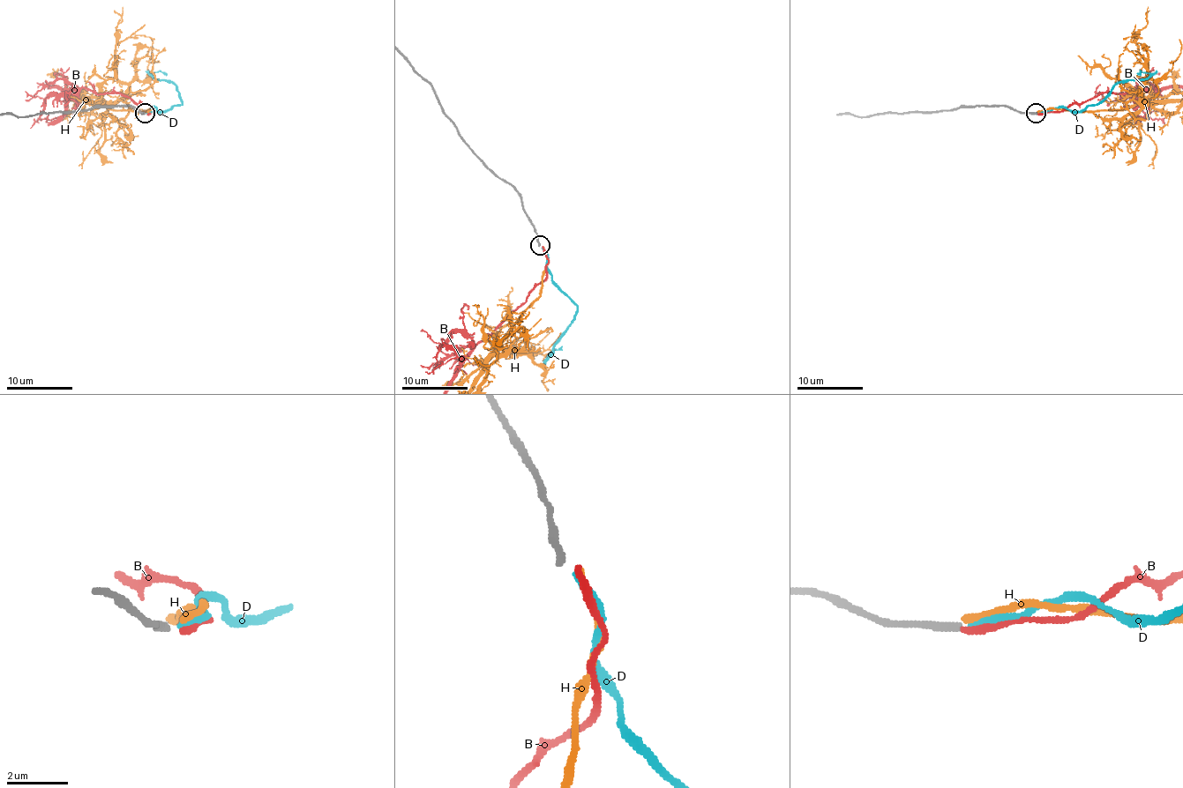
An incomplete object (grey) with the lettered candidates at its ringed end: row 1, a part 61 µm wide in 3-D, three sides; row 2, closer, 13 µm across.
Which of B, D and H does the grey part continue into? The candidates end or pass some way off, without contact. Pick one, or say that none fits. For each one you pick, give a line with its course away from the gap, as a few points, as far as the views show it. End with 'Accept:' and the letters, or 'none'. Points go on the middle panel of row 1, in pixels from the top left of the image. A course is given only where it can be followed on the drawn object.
D: Its course: (541, 247), (548, 257), (546, 271), (552, 282), (577, 308), (565, 333), (548, 359), (550, 353), (562, 345)
Accept: D

